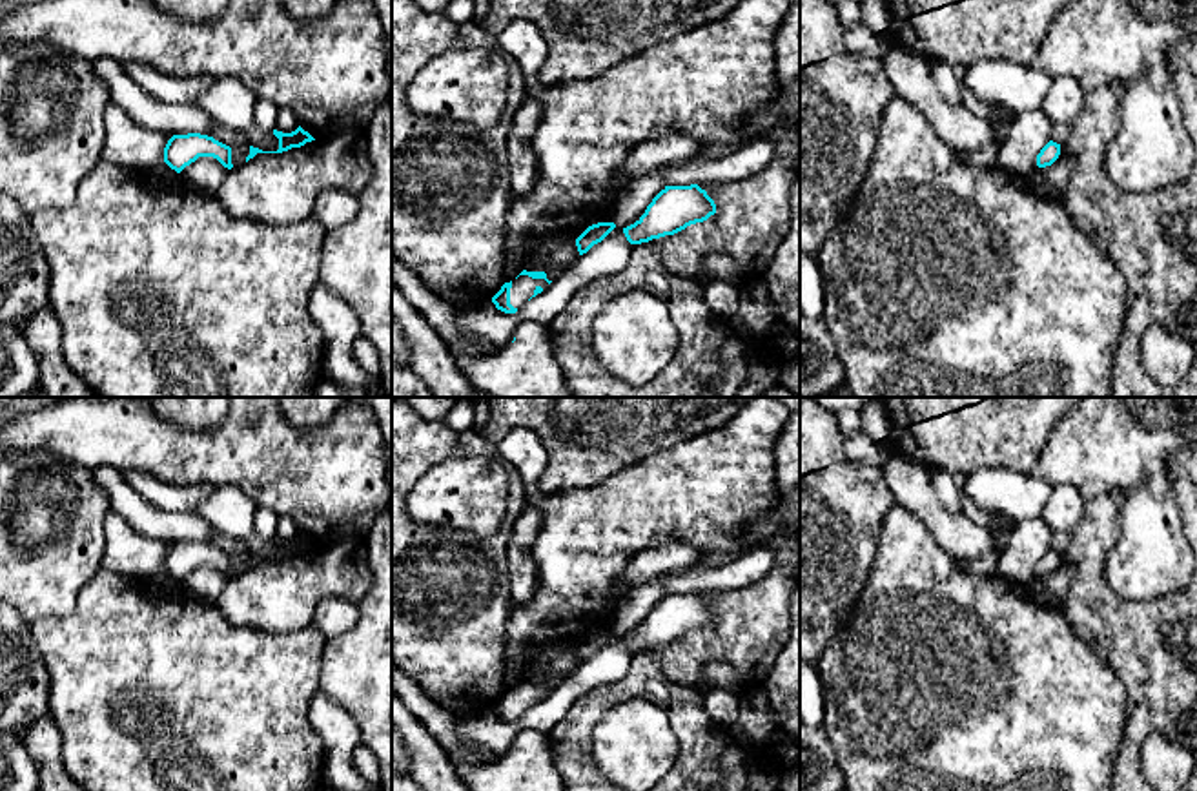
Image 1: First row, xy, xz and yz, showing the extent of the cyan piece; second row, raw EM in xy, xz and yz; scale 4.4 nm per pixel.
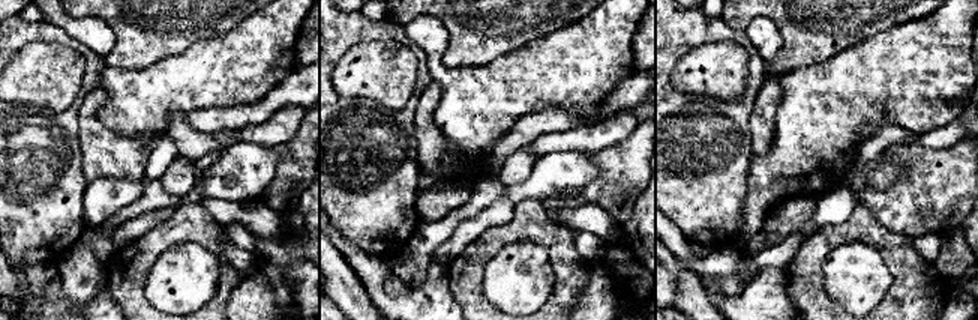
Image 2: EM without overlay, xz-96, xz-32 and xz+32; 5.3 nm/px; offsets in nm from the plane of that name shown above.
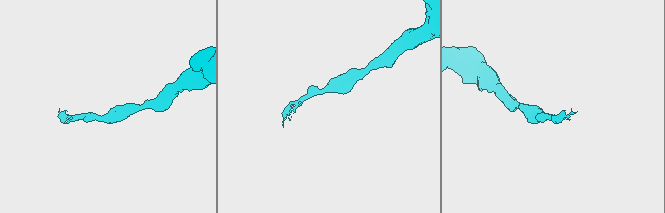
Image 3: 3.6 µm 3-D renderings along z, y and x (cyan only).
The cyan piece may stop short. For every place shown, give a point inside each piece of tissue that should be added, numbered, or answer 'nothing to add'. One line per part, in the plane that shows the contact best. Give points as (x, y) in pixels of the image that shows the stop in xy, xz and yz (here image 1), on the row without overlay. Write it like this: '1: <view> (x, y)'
1: xz (523, 695)

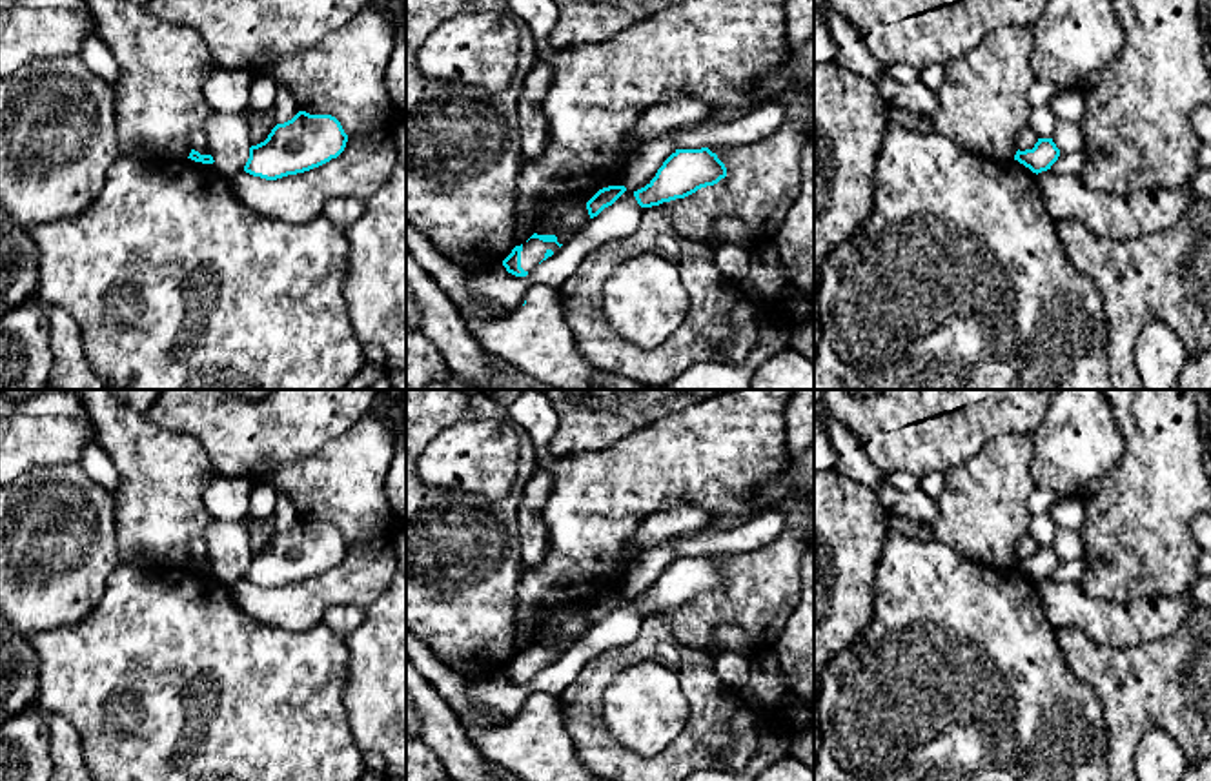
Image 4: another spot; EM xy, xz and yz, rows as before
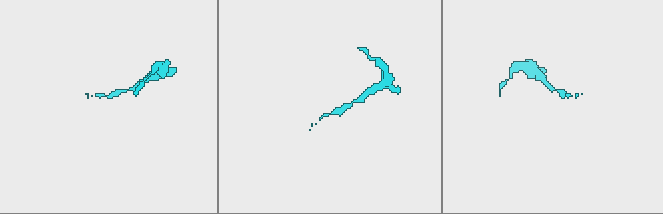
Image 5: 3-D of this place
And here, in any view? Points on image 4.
1: xz (534, 658)

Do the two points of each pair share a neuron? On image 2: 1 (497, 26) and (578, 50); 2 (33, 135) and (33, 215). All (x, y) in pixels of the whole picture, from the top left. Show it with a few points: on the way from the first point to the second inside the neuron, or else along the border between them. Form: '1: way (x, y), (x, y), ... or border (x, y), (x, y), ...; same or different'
1: border (570, 24), (525, 42), (506, 54); different
2: way (33, 155), (33, 196); same

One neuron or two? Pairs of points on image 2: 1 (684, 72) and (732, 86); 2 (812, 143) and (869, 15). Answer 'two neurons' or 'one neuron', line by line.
1: one neuron
2: two neurons

